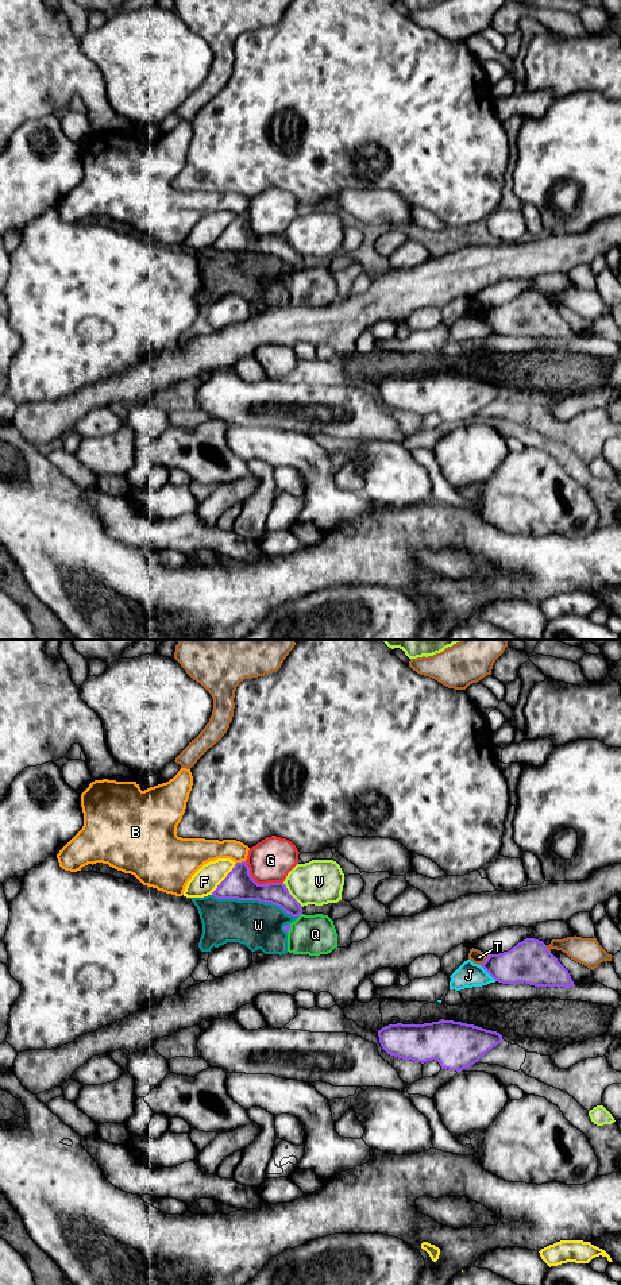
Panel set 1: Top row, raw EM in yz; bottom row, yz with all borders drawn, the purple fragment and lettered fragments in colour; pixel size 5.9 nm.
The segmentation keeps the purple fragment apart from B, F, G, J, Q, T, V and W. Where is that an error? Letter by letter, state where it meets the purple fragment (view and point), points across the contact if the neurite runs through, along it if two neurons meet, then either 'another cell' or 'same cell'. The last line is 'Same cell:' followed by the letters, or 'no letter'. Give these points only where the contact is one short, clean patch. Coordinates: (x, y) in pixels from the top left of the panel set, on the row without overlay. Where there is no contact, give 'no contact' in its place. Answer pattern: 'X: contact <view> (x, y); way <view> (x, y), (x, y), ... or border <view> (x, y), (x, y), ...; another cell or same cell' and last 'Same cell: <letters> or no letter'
B: contact yz (242, 213); another cell
F: contact yz (224, 231); another cell
G: contact yz (259, 236); another cell
J: contact yz (489, 325); another cell
Q: contact yz (300, 266); another cell
T: contact yz (485, 313); another cell
V: contact yz (290, 247); another cell
W: contact yz (254, 251); another cell
Same cell: no letter

